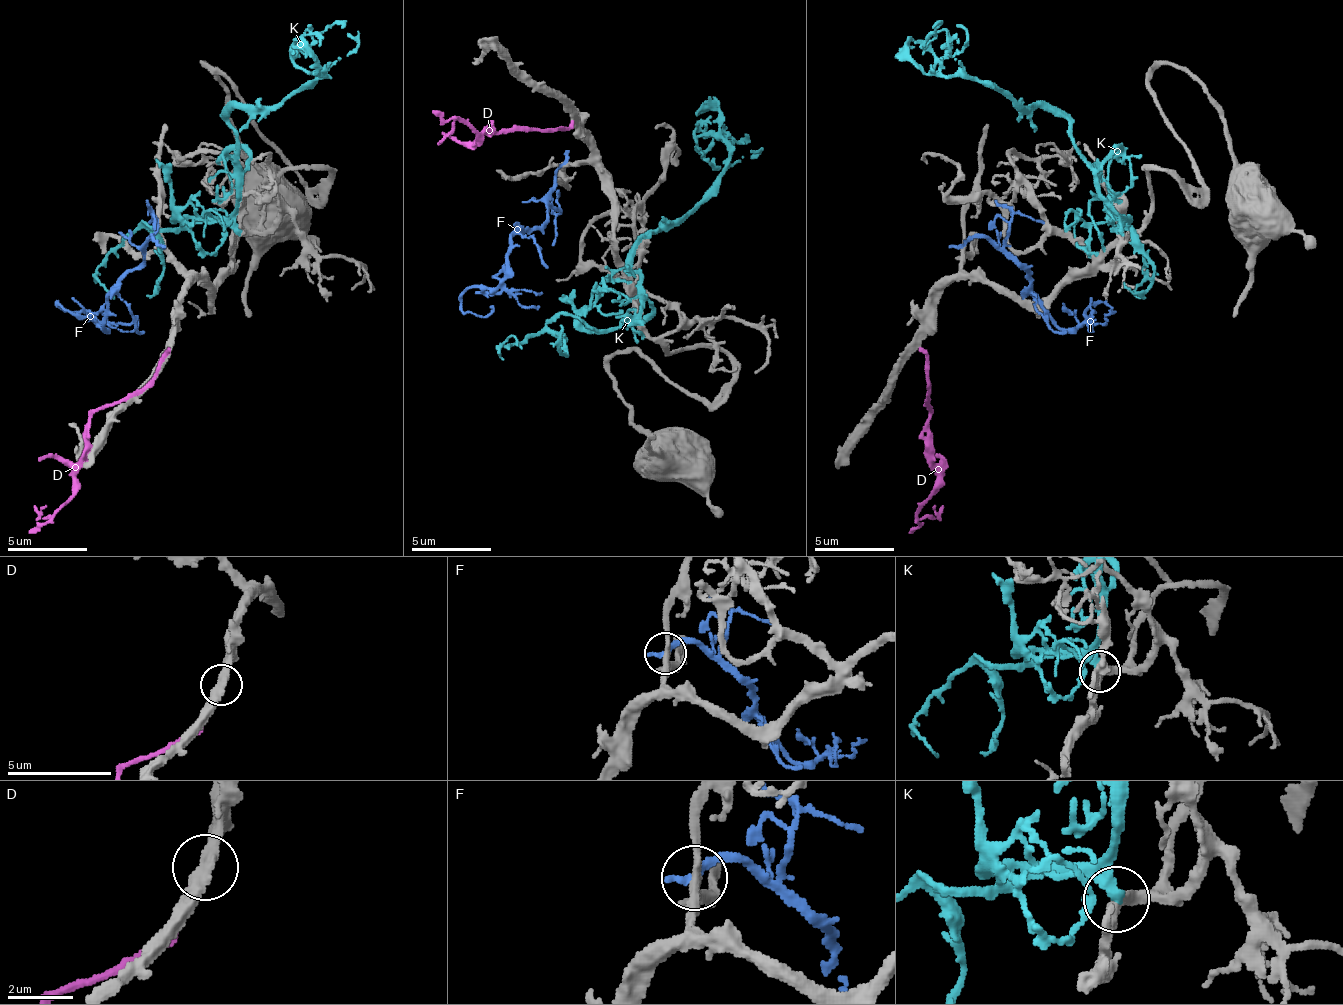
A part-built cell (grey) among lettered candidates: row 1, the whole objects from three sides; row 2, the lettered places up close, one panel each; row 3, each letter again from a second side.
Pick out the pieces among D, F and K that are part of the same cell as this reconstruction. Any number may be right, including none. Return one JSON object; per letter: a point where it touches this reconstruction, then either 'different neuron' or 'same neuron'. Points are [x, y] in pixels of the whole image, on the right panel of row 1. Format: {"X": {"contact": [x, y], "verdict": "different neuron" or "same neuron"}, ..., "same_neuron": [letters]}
{"D": {"contact": [921, 349], "verdict": "same neuron"}, "F": {"contact": [962, 246], "verdict": "different neuron"}, "K": {"contact": [1122, 234], "verdict": "different neuron"}, "same_neuron": ["D"]}

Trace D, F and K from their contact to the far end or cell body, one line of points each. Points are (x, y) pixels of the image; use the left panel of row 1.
D: (169, 348), (137, 392), (105, 404), (89, 420), (77, 488), (45, 516), (33, 504)
F: (161, 245), (153, 237), (133, 273), (121, 280), (101, 328), (57, 304), (73, 312), (85, 312), (85, 316)
K: (236, 233), (228, 113), (280, 105), (324, 77), (304, 69), (292, 45), (348, 21)

